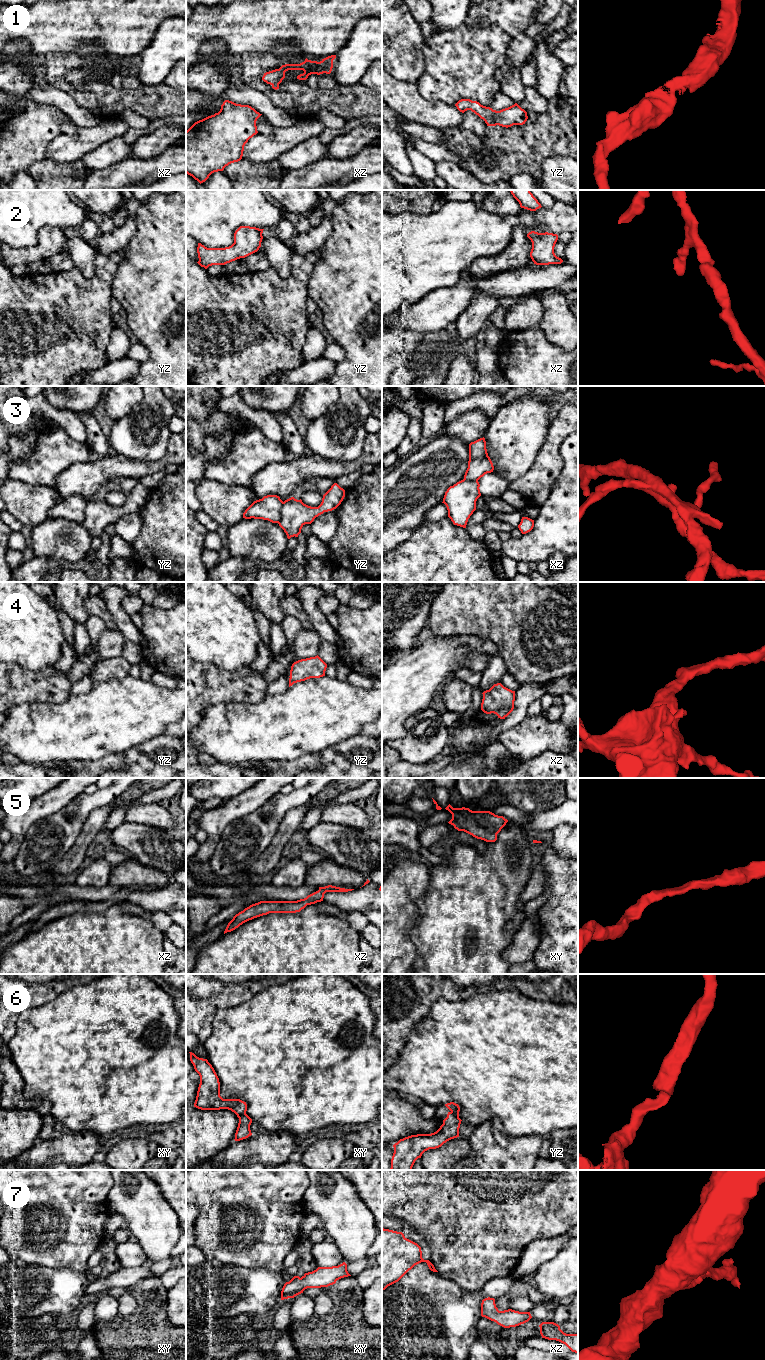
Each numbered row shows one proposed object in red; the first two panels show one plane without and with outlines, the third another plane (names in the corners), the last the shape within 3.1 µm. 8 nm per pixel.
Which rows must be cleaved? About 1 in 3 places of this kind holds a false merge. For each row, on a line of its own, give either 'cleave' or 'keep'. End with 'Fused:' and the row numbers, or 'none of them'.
1: keep
2: keep
3: cleave
4: keep
5: keep
6: keep
7: keep
Fused: 3

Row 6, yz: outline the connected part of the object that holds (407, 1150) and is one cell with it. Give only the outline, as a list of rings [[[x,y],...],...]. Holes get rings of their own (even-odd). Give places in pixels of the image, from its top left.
[[[454,1102],[445,1104],[450,1110],[440,1128],[431,1134],[417,1134],[400,1139],[393,1145],[394,1153],[390,1170],[412,1170],[415,1161],[429,1149],[441,1147],[447,1141],[459,1137],[460,1107]]]

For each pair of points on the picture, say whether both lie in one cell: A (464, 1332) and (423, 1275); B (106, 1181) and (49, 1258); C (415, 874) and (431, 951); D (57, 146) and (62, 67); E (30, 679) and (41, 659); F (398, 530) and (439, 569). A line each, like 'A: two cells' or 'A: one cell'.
A: one cell
B: one cell
C: two cells
D: two cells
E: two cells
F: two cells

